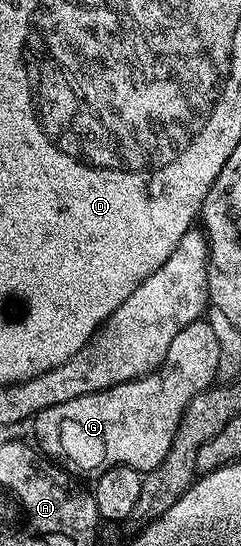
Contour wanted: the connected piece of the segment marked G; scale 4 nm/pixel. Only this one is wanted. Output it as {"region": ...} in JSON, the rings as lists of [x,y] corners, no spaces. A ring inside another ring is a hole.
{"region":[[[205,318],[189,322],[189,326],[185,326],[185,330],[177,334],[177,338],[173,338],[169,354],[165,354],[163,364],[157,371],[100,392],[61,402],[61,406],[49,406],[41,410],[33,417],[34,439],[39,439],[38,447],[54,463],[72,474],[98,474],[105,468],[116,468],[118,464],[129,466],[140,474],[151,472],[165,458],[165,454],[168,454],[177,424],[190,400],[216,383],[219,359],[224,359],[224,356],[225,353],[219,349],[217,337],[213,334],[213,328]]]}

